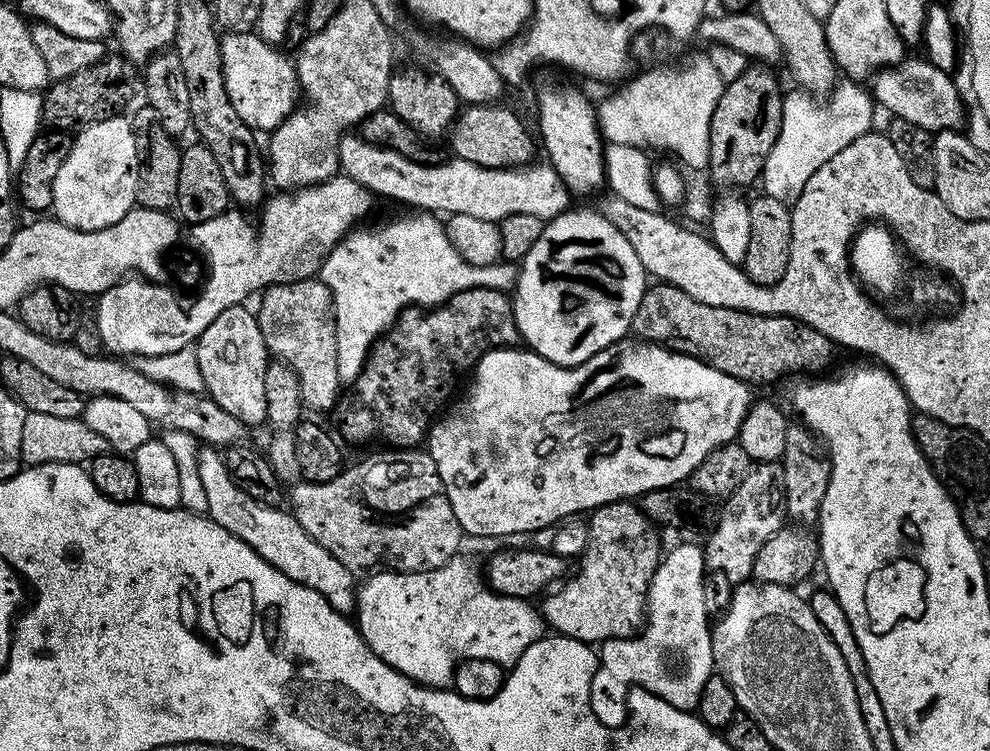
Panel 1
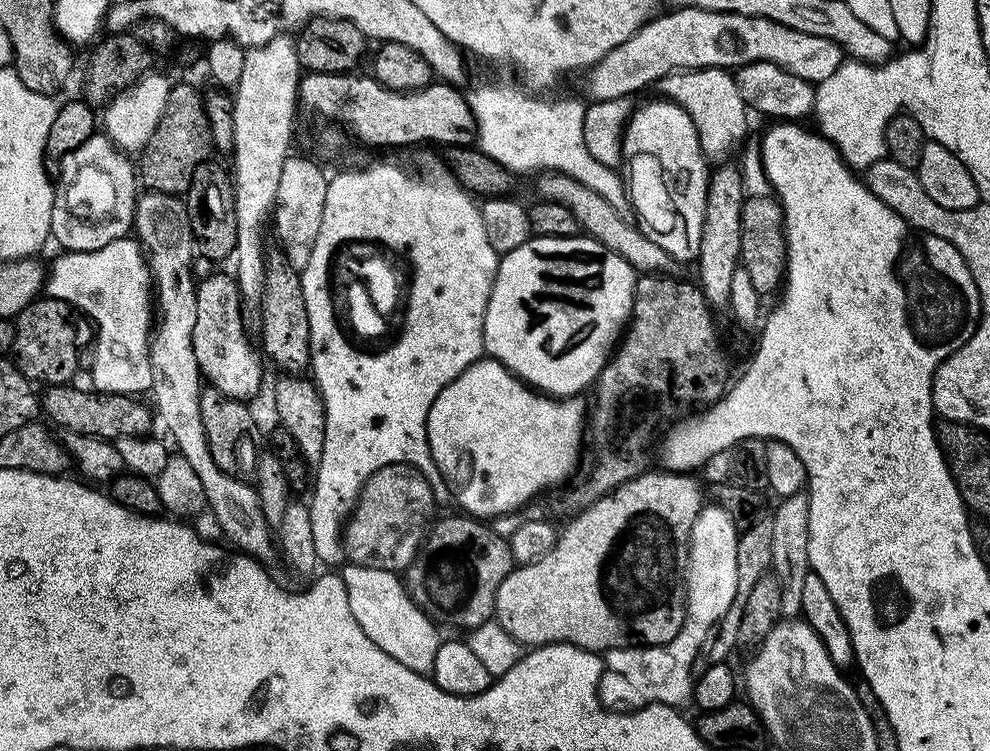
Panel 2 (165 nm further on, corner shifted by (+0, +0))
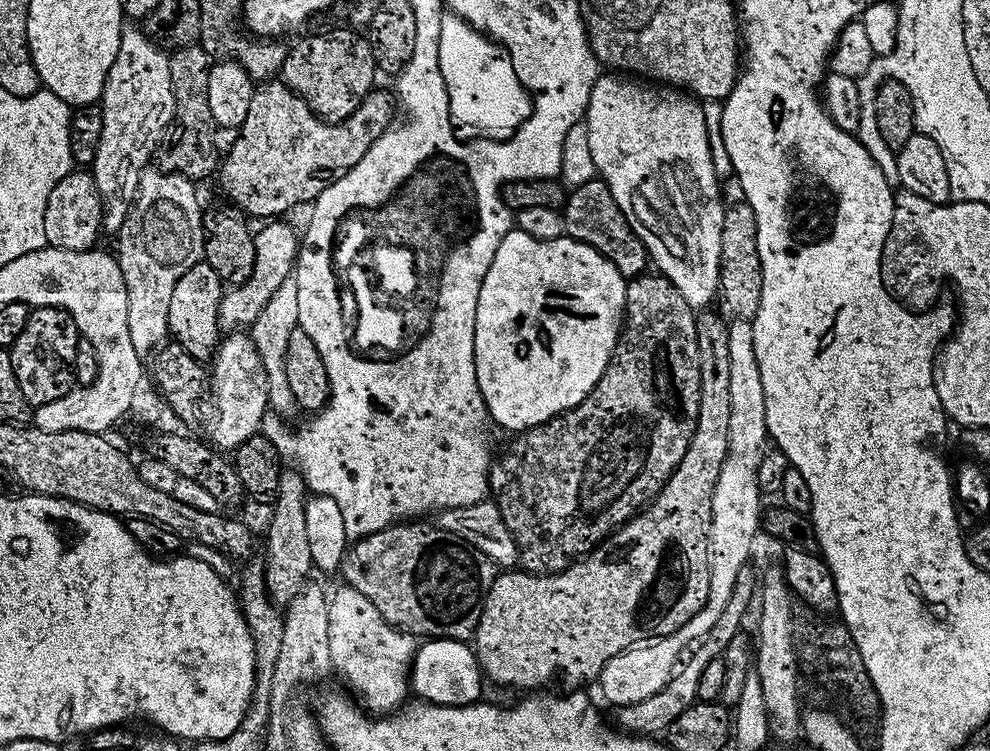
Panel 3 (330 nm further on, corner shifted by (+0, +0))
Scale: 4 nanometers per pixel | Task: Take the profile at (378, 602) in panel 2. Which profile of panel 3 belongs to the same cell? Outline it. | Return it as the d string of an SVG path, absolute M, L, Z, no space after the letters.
M340 586L328 598L328 609L330 610L330 658L333 669L344 675L344 680L364 699L363 707L372 714L388 714L405 703L407 693L410 688L410 669L412 657L416 655L418 647L417 641L407 632L401 632L393 624L387 624L374 610L374 602L370 598L365 598L363 594L358 594L358 590L347 586Z

